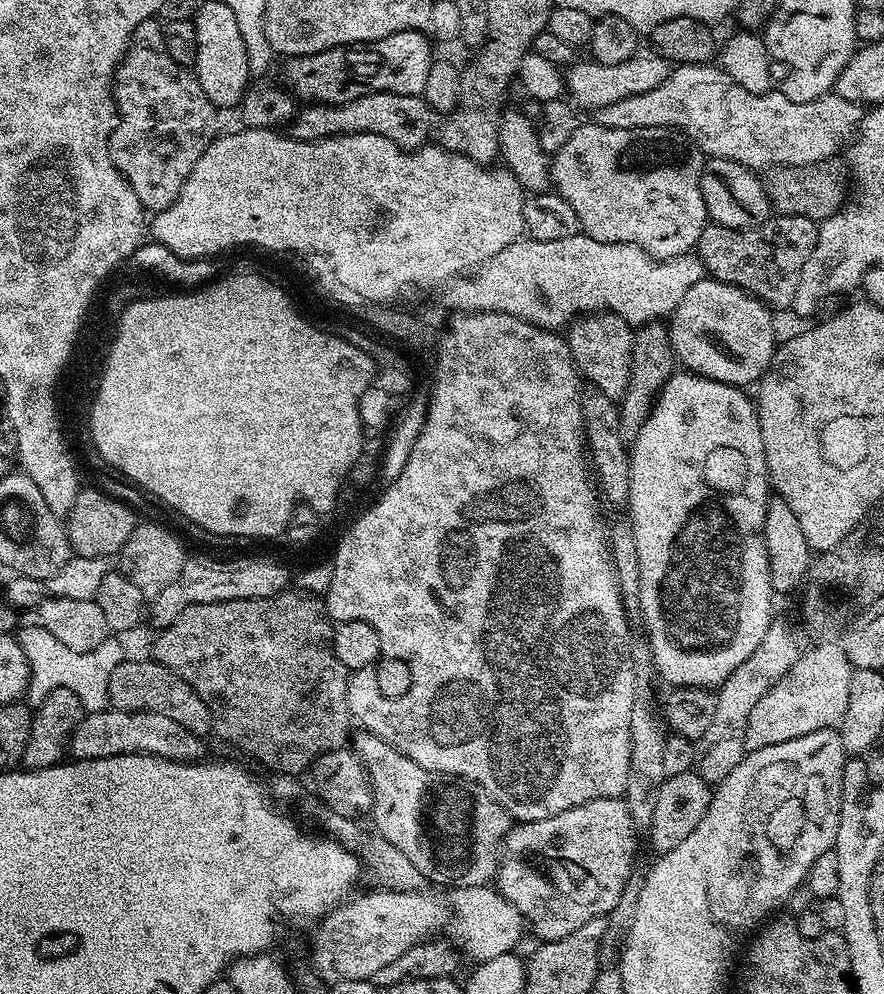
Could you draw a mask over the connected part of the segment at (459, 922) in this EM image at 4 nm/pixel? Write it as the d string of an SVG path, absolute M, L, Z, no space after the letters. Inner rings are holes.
M495 887L457 888L451 895L450 908L454 915L449 919L446 928L447 931L452 931L451 939L464 956L468 955L475 962L498 958L512 952L515 944L523 938L524 932L526 936L524 916Z

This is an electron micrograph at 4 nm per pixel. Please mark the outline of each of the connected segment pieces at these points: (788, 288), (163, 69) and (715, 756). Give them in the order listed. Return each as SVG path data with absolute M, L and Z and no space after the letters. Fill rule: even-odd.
M779 214L773 215L766 222L762 222L753 228L727 228L721 224L713 224L710 222L702 230L702 234L698 238L694 252L695 255L699 256L700 261L704 263L705 273L707 273L711 279L721 280L730 286L738 286L742 290L746 290L750 295L757 296L763 304L768 305L768 307L773 310L779 310L779 308L788 310L791 309L792 303L794 302L794 294L798 294L798 282L802 282L802 266L806 266L806 258L810 258L810 250L814 250L817 227L817 221L811 220L810 218L802 218L801 216L781 216Z
M159 19L142 22L132 31L128 50L120 65L116 67L112 81L112 98L116 101L118 119L113 123L112 133L108 138L110 158L126 178L134 194L138 194L141 206L152 214L166 210L178 198L190 170L194 170L194 162L202 158L206 146L212 143L217 131L215 128L218 110L210 102L210 98L206 98L206 90L202 90L195 71L170 58L164 41L164 29Z
M773 619L762 642L758 642L758 647L754 649L754 654L750 654L750 658L746 658L746 662L742 662L742 666L738 666L738 670L734 670L730 678L719 685L714 723L698 741L698 771L709 786L720 784L722 778L726 778L726 774L730 774L730 770L742 762L749 751L746 746L746 722L750 722L750 710L754 710L758 698L762 698L766 690L775 686L809 647L810 639L806 629L795 628L788 620Z

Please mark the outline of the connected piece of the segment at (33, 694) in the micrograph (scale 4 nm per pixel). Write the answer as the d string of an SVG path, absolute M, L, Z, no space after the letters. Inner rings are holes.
M32 622L22 628L15 633L15 638L22 646L22 654L26 654L28 663L26 700L29 705L39 706L46 694L59 688L69 688L73 694L78 694L78 702L82 702L85 713L103 712L109 707L110 674L126 658L123 646L112 640L116 638L106 638L94 650L79 652L70 650L70 646L62 646L62 642L58 642L50 630L41 628L39 623Z

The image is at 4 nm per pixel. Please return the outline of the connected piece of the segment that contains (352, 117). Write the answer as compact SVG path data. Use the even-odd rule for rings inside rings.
M367 92L362 98L354 98L345 104L313 104L301 107L296 117L287 125L287 135L294 140L318 140L326 136L345 136L351 132L369 132L382 134L382 138L390 138L399 148L423 148L429 143L428 131L432 128L433 113L423 96L407 96L406 94L386 94L385 92Z

